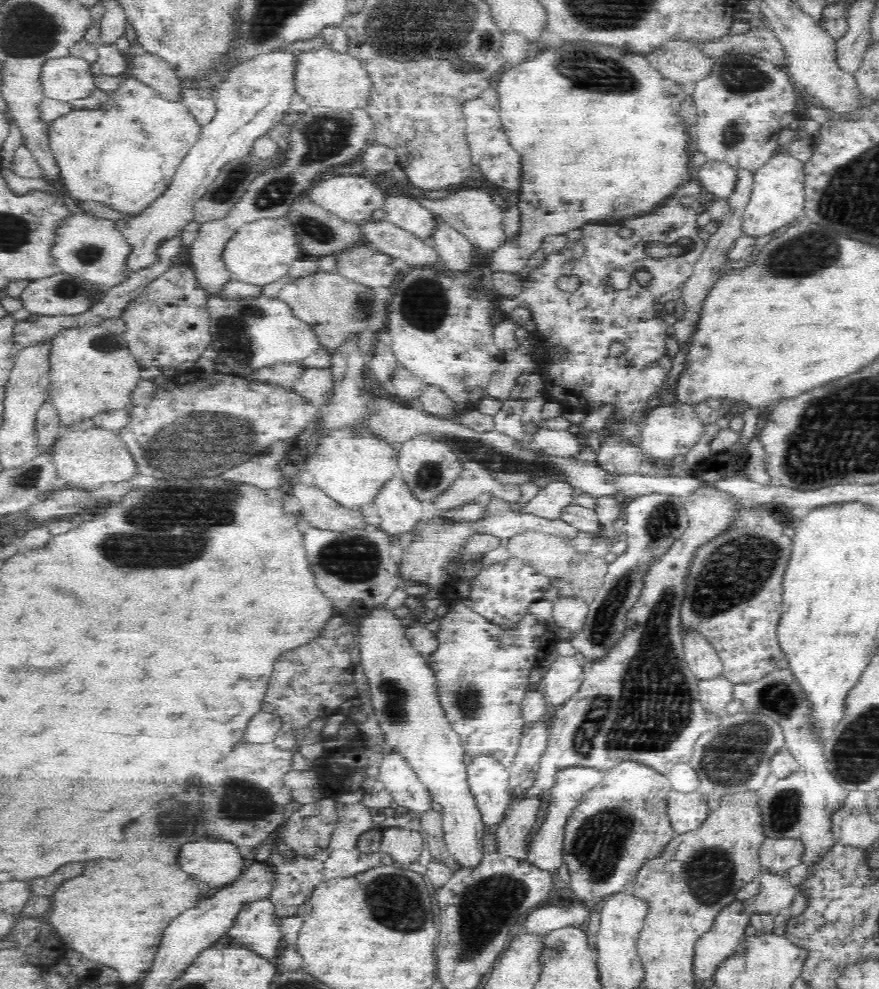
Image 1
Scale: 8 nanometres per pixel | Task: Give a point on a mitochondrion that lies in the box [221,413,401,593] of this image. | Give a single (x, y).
(355, 559)

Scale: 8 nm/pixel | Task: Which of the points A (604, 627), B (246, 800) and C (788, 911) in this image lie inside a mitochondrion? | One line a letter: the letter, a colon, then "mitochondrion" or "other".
A: mitochondrion
B: mitochondrion
C: other

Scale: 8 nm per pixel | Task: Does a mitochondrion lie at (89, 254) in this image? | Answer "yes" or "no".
yes

